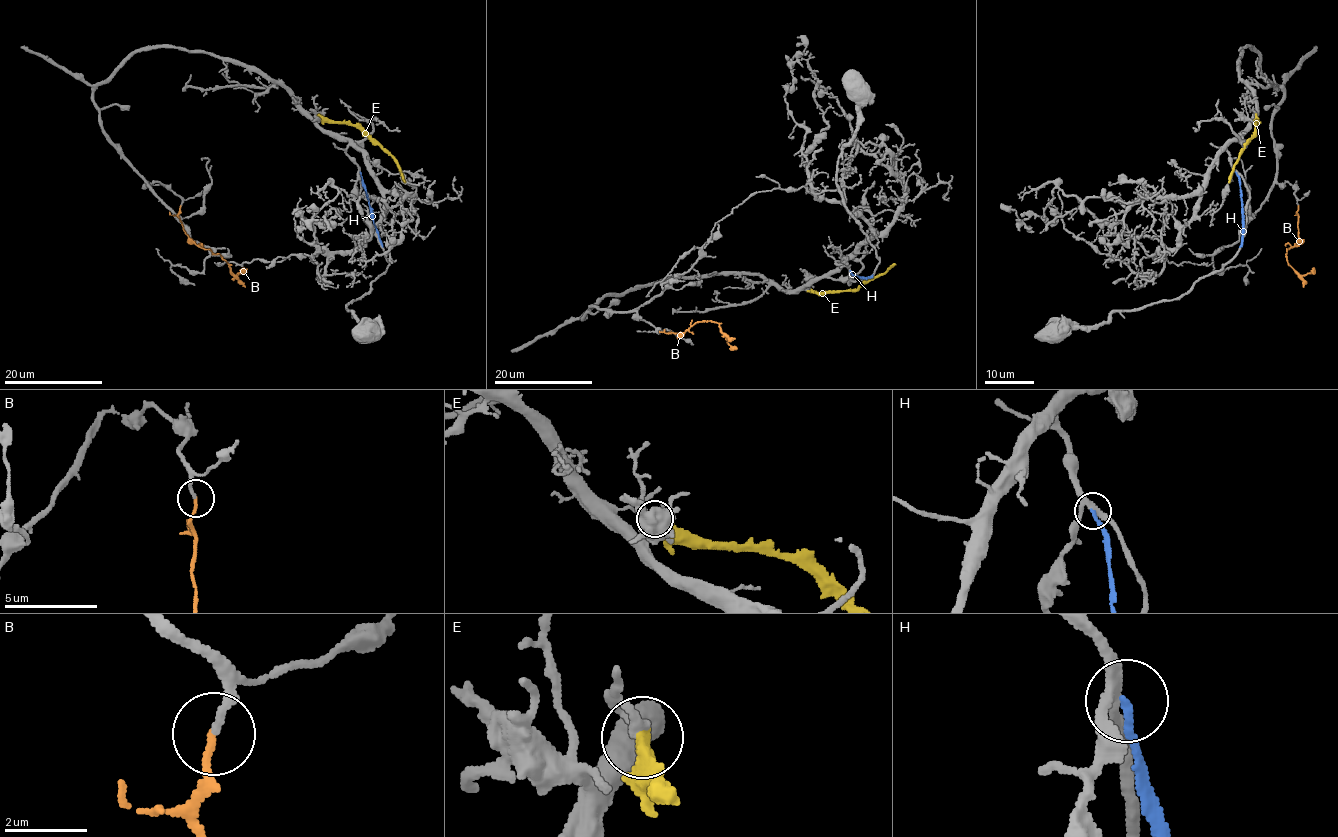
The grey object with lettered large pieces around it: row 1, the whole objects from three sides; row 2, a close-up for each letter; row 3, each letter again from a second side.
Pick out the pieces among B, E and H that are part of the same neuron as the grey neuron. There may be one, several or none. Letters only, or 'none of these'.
B

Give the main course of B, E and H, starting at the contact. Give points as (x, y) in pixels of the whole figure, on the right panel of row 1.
B: (1299, 206), (1299, 241), (1286, 249), (1286, 261), (1301, 275), (1313, 269)
E: (1256, 115), (1256, 132), (1238, 157), (1229, 183)
H: (1236, 172), (1242, 201), (1240, 247)

